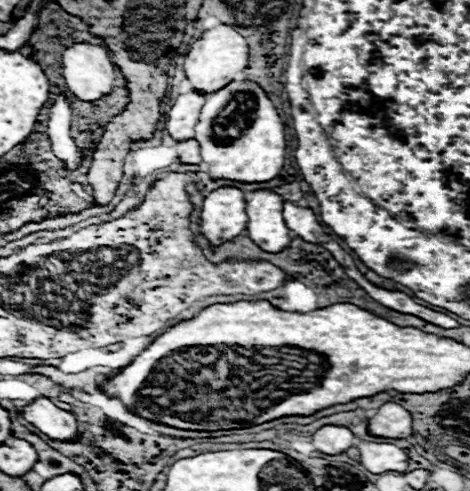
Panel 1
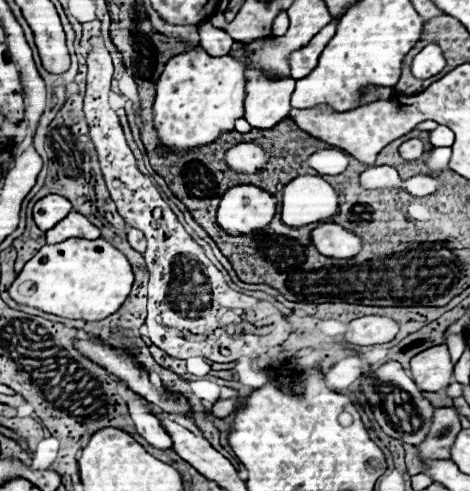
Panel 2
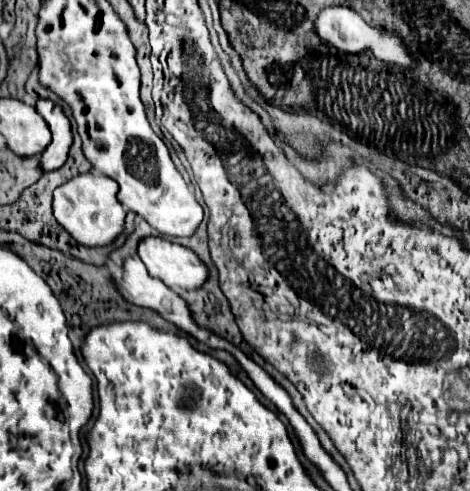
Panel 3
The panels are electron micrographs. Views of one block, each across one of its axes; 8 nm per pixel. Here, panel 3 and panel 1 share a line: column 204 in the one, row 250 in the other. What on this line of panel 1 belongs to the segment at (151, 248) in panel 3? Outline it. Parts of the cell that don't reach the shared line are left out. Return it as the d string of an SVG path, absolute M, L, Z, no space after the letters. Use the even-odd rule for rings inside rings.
M254 190L246 194L246 214L248 226L246 234L262 250L276 252L284 250L292 240L292 232L284 224L284 200L270 190Z

